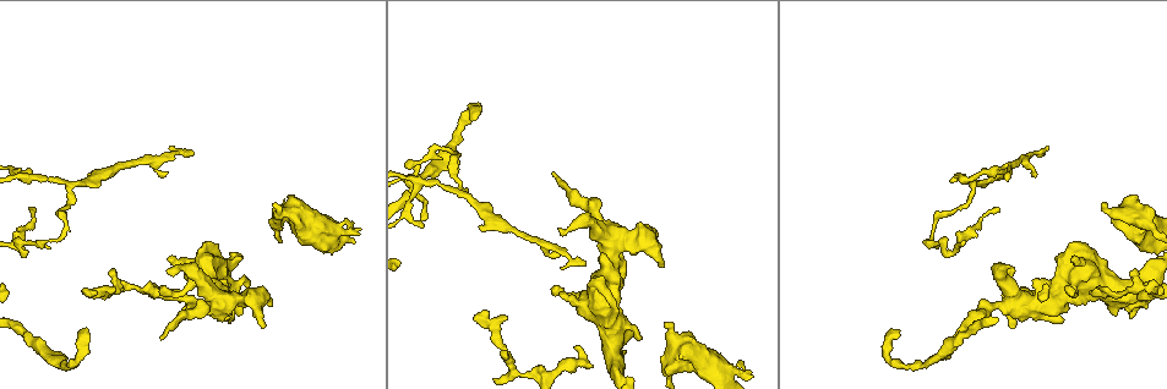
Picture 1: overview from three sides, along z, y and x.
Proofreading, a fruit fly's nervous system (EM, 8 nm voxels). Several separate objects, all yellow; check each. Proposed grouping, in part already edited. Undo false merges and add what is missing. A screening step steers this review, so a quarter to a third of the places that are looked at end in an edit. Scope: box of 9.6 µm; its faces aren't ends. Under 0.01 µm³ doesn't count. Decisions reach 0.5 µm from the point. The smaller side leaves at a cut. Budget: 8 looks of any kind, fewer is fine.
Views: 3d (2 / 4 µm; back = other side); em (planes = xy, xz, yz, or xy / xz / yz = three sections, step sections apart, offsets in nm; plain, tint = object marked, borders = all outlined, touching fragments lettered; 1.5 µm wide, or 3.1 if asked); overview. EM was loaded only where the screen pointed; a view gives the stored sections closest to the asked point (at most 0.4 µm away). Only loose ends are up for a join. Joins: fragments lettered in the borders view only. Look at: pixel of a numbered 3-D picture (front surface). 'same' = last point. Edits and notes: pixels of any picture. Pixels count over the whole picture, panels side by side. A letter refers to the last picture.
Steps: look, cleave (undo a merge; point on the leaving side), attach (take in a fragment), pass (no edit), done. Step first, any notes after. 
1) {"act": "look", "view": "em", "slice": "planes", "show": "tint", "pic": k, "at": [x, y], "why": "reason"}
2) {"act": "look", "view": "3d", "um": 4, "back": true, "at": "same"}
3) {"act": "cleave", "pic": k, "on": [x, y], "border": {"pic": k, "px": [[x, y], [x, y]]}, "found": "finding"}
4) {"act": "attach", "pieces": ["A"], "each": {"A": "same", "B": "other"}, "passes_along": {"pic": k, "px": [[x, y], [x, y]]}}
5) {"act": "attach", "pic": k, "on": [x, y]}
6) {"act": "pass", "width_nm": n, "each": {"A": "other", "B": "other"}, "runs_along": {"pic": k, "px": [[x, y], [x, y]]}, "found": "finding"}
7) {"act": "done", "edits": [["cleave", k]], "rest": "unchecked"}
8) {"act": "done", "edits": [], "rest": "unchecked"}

{"act": "look", "view": "em", "slice": "planes", "show": "borders", "pic": 1, "at": [665, 324], "why": "branch stops here"}

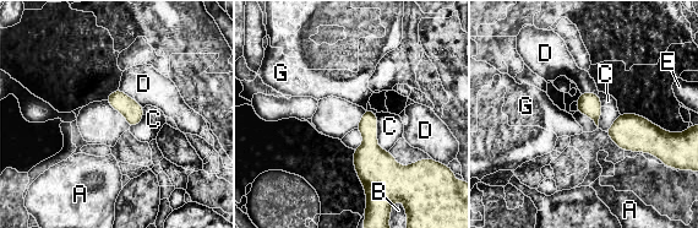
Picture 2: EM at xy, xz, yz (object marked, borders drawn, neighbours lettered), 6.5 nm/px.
{"act": "pass", "each": {"A": "other", "B": "other", "C": "other", "D": "other", "E": "other", "G": "other"}, "border": {"pic": 2, "px": [[119, 88], [143, 107]]}, "found": "no lettered fragment goes on from it"}

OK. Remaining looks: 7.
{"act": "look", "view": "3d", "um": 4, "pic": 1, "at": [1007, 270], "why": "free end"}

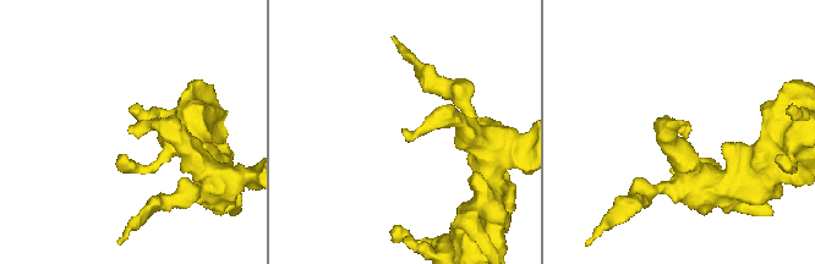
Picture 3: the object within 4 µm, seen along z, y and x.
{"act": "look", "view": "em", "slice": "planes", "show": "borders", "pic": 3, "at": [130, 129], "why": "now the EM"}

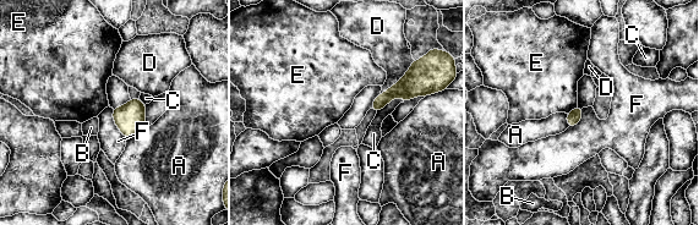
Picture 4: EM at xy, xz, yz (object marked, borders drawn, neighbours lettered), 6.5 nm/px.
{"act": "pass", "each": {"A": "other", "B": "other", "C": "other", "D": "other", "E": "other", "F": "other"}, "border": {"pic": 4, "px": [[577, 105], [567, 114]]}, "found": "no lettered fragment goes on from it"}

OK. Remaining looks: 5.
{"act": "look", "view": "em", "slice": "planes", "show": "plain", "pic": 1, "at": [554, 174], "why": "tapers out"}

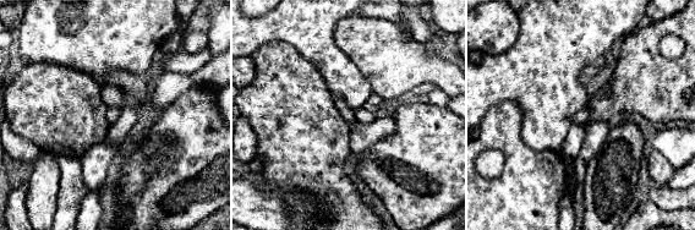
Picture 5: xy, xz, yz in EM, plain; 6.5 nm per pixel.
{"act": "look", "view": "em", "slice": "planes", "show": "borders", "at": "same", "why": "see the neighbours"}

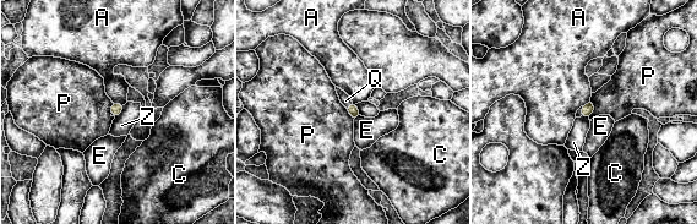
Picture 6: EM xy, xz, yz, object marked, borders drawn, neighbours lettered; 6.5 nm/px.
{"act": "attach", "pieces": ["Q"], "each": {"A": "other", "C": "other", "E": "other", "P": "other", "Q": "same", "Z": "other"}, "passes_along": {"pic": 6, "px": [[353, 110], [348, 105], [346, 100]]}, "found": "the cell continues"}

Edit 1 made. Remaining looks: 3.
{"act": "look", "view": "overview", "why": "see it whole again"}

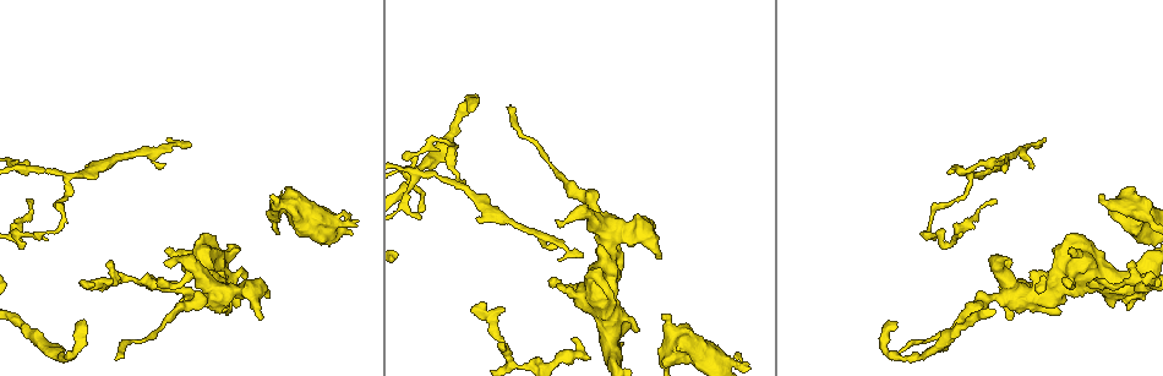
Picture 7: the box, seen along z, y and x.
{"act": "look", "view": "em", "slice": "xy", "step": 8, "show": "tint", "pic": 7, "at": [85, 321], "why": "branch stops here"}

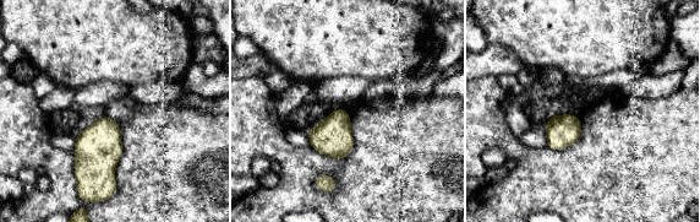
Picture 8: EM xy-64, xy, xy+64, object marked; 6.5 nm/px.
{"act": "look", "view": "em", "slice": "planes", "show": "borders", "at": "same", "why": "another direction"}

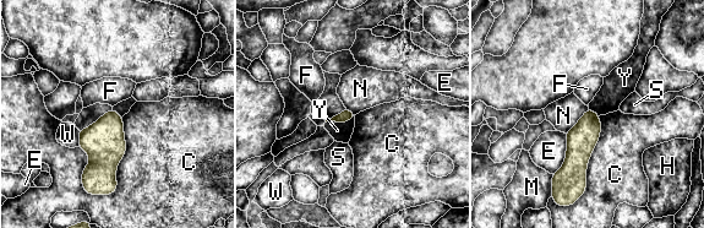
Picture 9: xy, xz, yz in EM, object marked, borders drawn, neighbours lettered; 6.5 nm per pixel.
{"act": "pass", "each": {"C": "other", "E": "other", "F": "other", "H": "other", "M": "other", "N": "other", "S": "other", "W": "other", "Y": "other"}, "border": {"pic": 9, "px": [[588, 107], [584, 114], [565, 132]]}, "found": "no lettered fragment goes on from it"}

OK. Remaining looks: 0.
{"act": "done", "edits": [["attach", 6]], "rest": "unchecked"}

